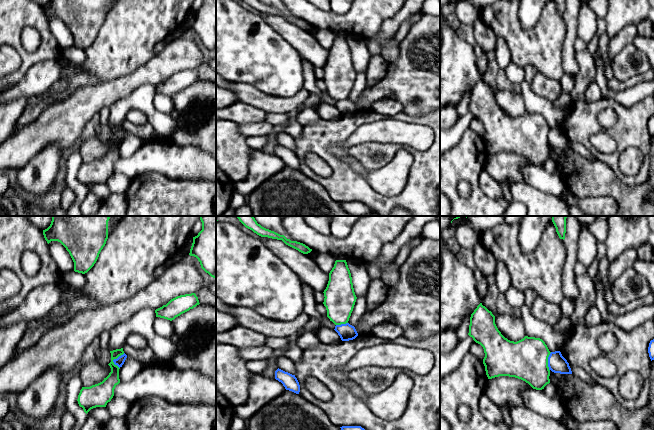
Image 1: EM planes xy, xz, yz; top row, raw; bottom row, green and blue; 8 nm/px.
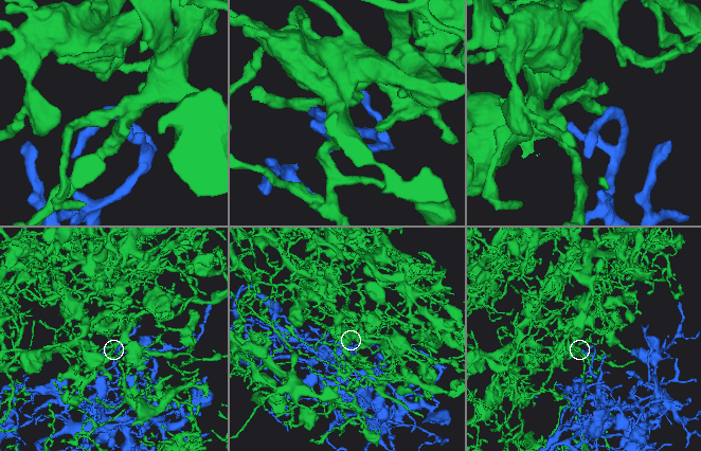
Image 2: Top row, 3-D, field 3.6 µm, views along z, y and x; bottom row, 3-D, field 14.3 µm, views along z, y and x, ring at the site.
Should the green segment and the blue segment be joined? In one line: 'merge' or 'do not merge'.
merge

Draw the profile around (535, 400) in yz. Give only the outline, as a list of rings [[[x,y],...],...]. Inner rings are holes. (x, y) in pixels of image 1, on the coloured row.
[[[533,388],[522,389],[520,394],[523,398],[524,406],[540,416],[559,421],[565,413],[559,399],[551,398],[545,395],[541,390]]]

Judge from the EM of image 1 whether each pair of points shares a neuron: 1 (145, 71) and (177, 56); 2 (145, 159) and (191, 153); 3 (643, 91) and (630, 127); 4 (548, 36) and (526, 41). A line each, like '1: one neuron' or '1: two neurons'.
1: one neuron
2: one neuron
3: two neurons
4: one neuron

